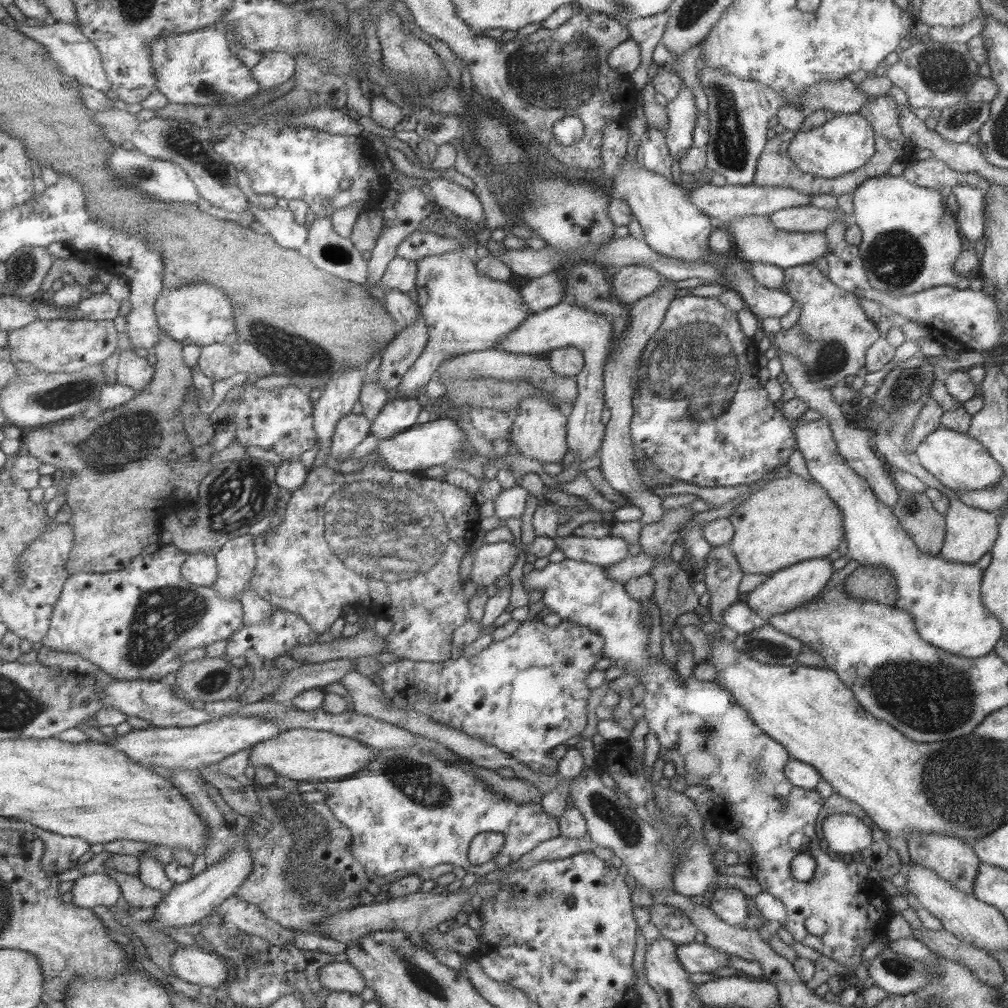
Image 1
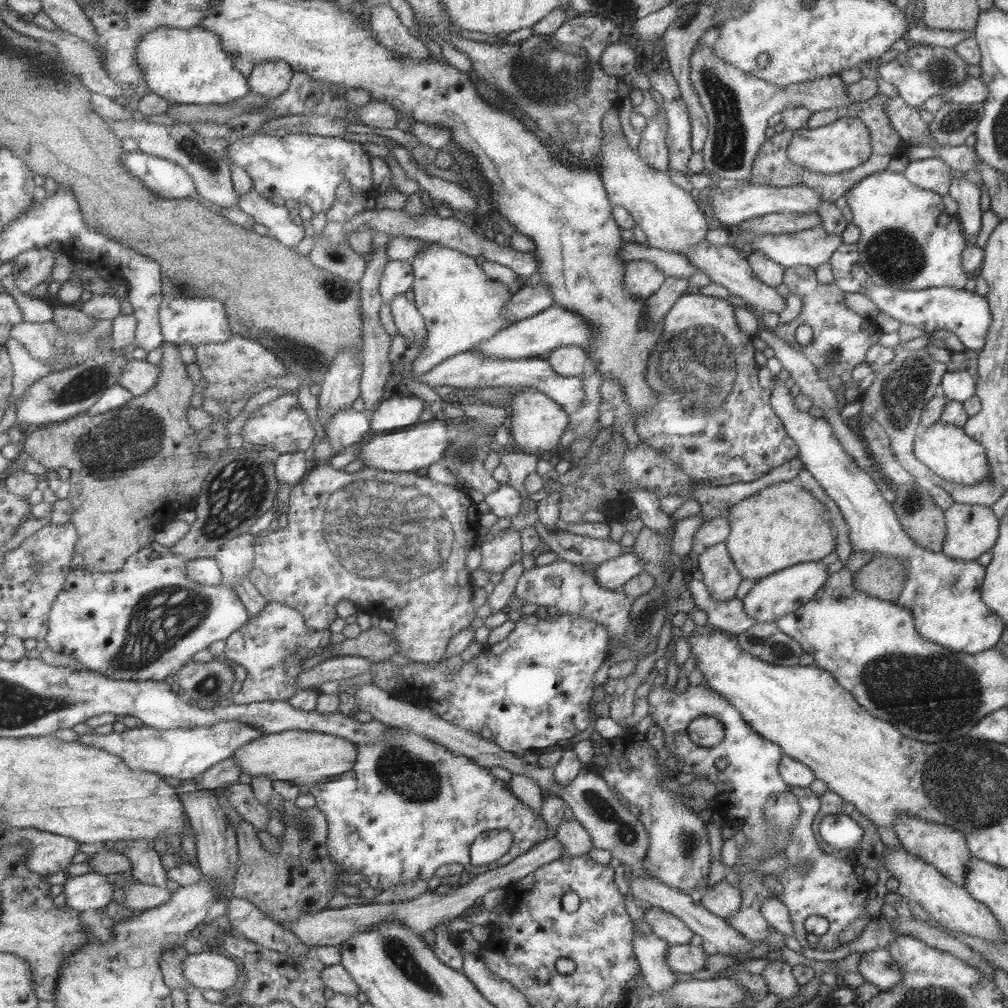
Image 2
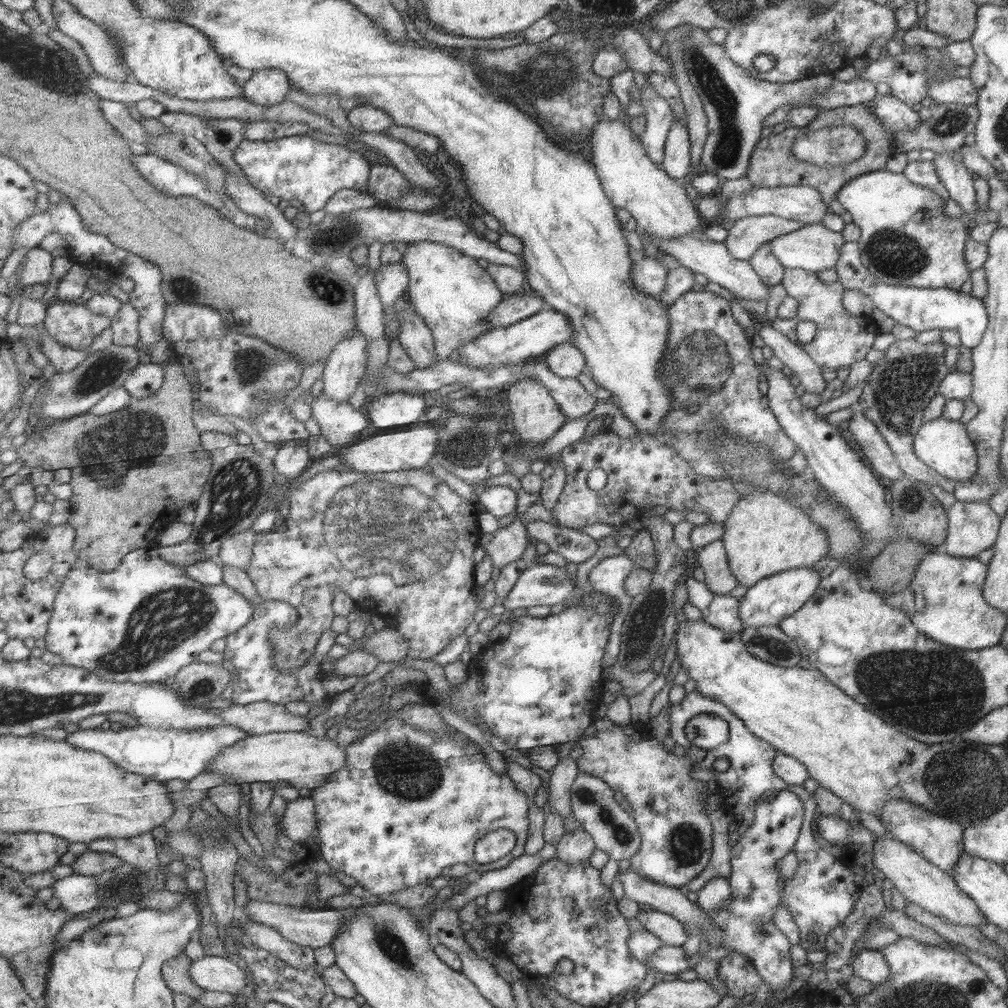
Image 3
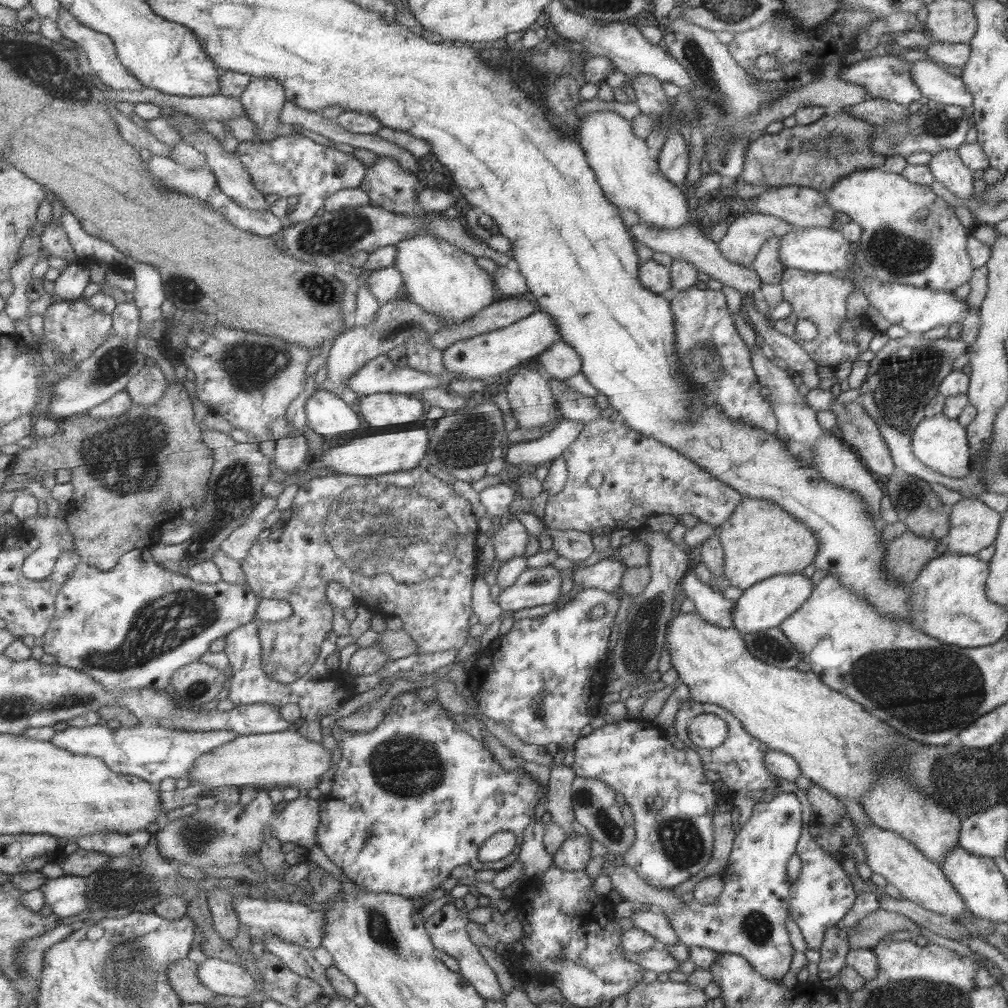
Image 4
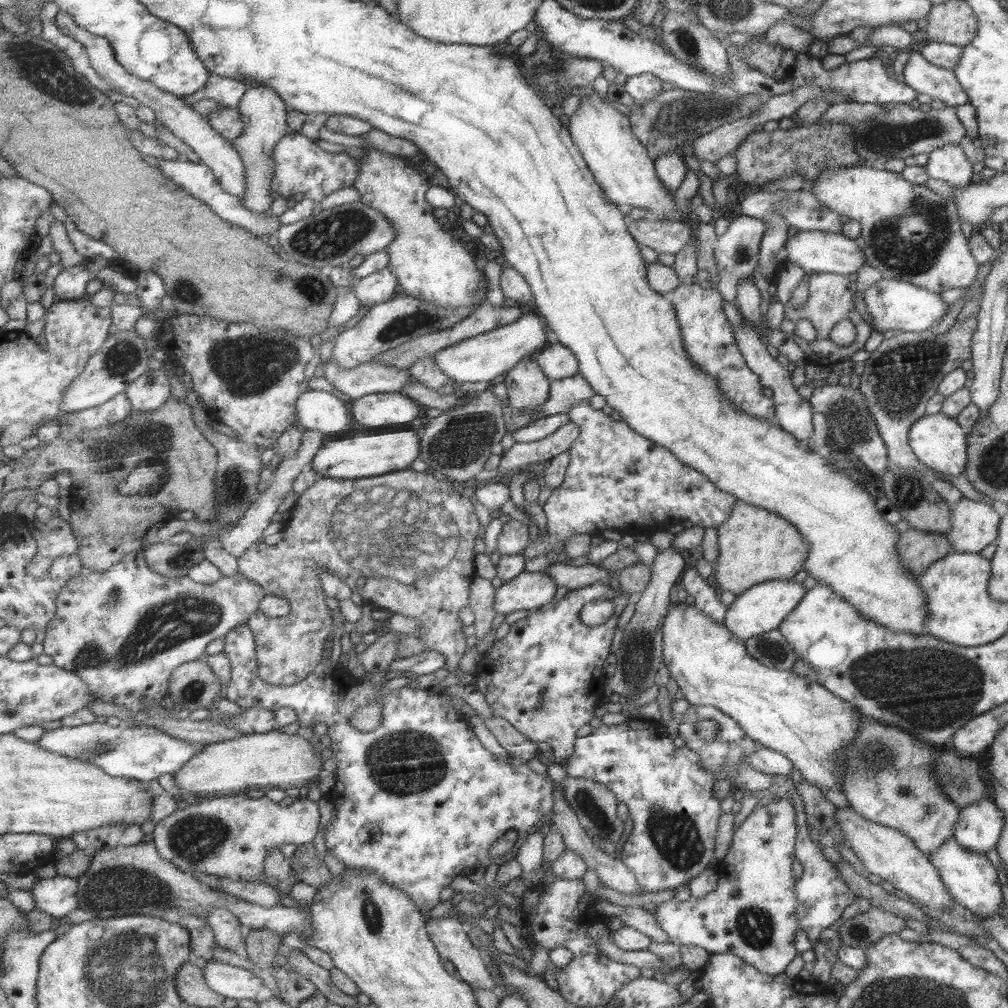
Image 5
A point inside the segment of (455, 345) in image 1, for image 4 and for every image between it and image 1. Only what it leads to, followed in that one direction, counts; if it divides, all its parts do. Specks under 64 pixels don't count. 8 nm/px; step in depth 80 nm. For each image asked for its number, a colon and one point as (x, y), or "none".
2: (462, 305)
3: (447, 288)
4: (443, 278)

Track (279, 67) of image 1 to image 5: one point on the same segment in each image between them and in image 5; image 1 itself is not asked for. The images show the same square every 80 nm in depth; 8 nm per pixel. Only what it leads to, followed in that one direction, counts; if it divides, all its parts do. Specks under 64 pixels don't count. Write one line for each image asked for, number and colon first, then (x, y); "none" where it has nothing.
2: (271, 80)
3: (270, 87)
4: (264, 99)
5: (264, 112)

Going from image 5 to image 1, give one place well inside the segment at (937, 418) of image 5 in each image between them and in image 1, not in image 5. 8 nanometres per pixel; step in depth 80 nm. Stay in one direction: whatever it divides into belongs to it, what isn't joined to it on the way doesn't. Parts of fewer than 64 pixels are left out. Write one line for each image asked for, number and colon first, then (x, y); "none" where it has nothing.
1: (960, 463)
2: (947, 452)
3: (943, 445)
4: (940, 443)

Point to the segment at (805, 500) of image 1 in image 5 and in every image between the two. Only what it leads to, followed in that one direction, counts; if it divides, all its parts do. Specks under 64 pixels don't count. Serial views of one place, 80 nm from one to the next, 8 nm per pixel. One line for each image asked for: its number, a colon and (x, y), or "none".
2: (782, 525)
3: (764, 534)
4: (759, 540)
5: (755, 546)

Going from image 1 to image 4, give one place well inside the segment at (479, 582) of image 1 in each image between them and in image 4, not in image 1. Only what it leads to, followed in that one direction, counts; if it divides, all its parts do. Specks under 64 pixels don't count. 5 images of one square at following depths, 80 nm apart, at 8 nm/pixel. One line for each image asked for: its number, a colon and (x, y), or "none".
2: (505, 549)
3: (508, 543)
4: (510, 541)

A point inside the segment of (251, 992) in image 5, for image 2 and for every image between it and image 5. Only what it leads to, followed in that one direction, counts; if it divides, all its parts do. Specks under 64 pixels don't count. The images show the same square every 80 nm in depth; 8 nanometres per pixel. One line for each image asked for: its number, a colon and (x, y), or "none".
2: (206, 971)
3: (213, 973)
4: (225, 978)

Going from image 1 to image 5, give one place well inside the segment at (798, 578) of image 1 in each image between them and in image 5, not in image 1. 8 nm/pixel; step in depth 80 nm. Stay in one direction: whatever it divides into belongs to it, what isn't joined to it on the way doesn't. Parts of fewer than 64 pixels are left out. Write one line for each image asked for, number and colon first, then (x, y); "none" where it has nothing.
2: (771, 597)
3: (766, 603)
4: (768, 602)
5: (762, 607)

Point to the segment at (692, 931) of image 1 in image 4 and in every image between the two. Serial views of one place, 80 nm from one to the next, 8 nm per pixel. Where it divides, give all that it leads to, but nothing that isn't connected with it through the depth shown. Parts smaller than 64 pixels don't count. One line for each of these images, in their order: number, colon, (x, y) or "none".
2: (668, 928)
3: (669, 930)
4: (653, 922)

